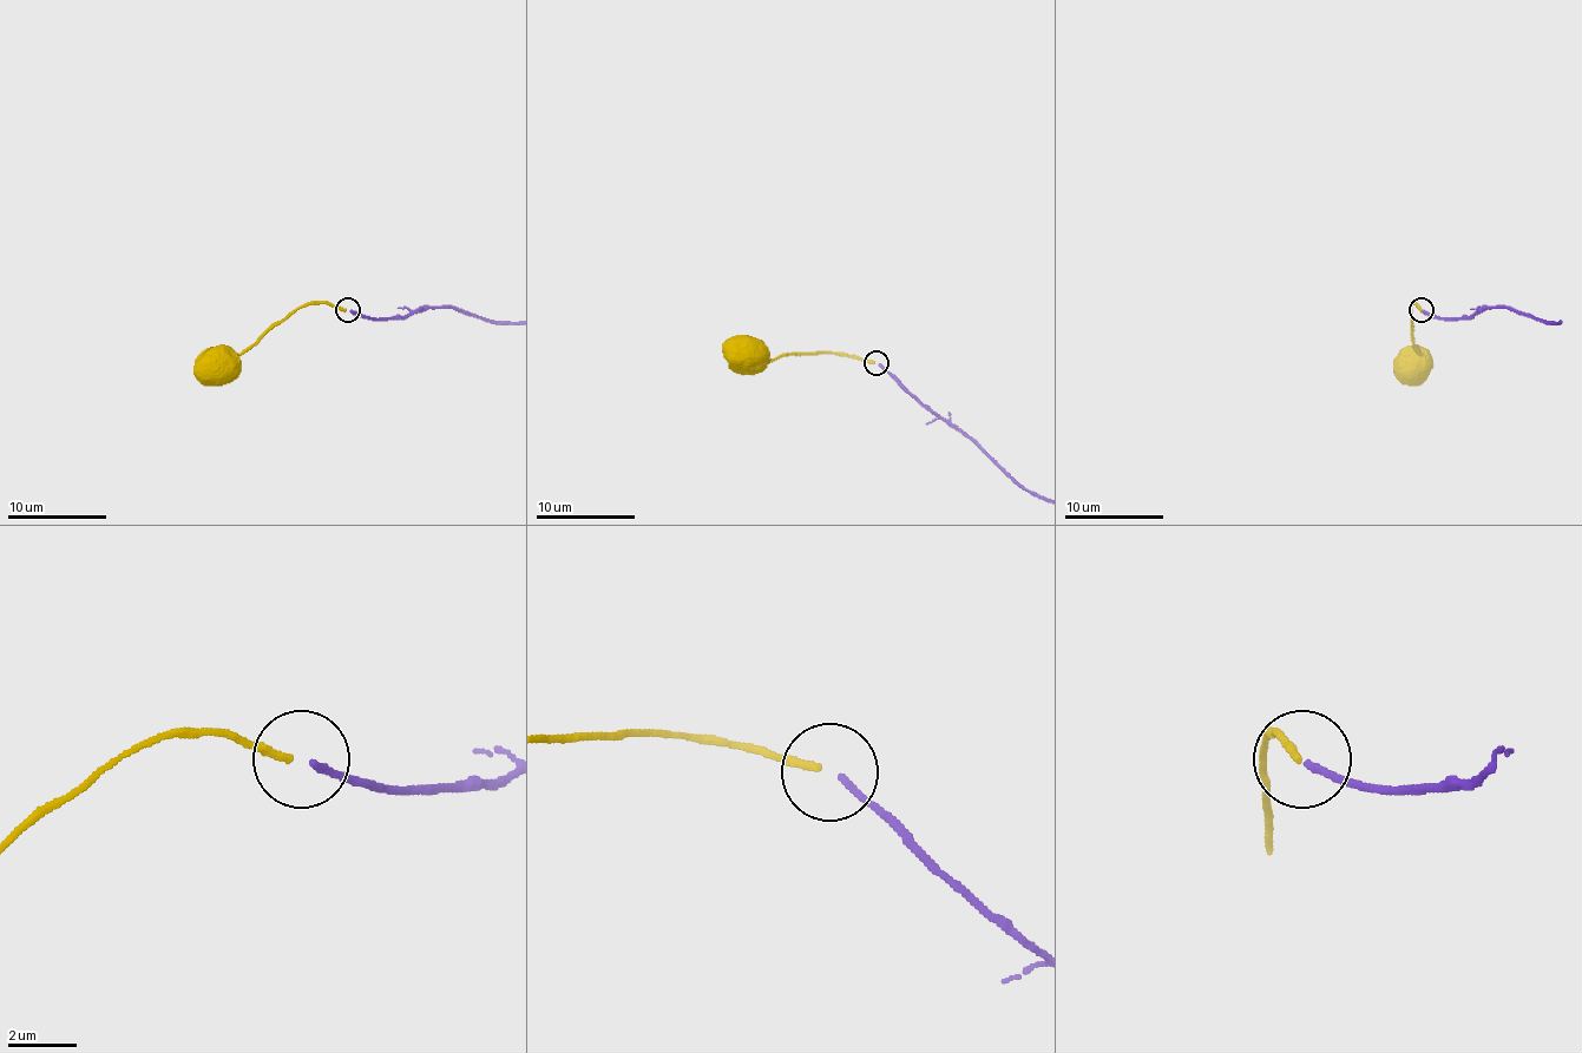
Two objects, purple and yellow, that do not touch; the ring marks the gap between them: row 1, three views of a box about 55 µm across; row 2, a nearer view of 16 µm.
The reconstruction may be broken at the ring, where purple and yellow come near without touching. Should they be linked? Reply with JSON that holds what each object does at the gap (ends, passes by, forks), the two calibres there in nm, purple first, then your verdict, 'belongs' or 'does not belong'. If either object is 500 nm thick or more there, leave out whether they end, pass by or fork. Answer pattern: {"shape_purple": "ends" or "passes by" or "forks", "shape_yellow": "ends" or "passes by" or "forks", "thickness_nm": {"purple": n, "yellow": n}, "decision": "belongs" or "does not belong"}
{"shape_purple": "ends", "shape_yellow": "ends", "thickness_nm": {"purple": 190, "yellow": 240}, "decision": "belongs"}

